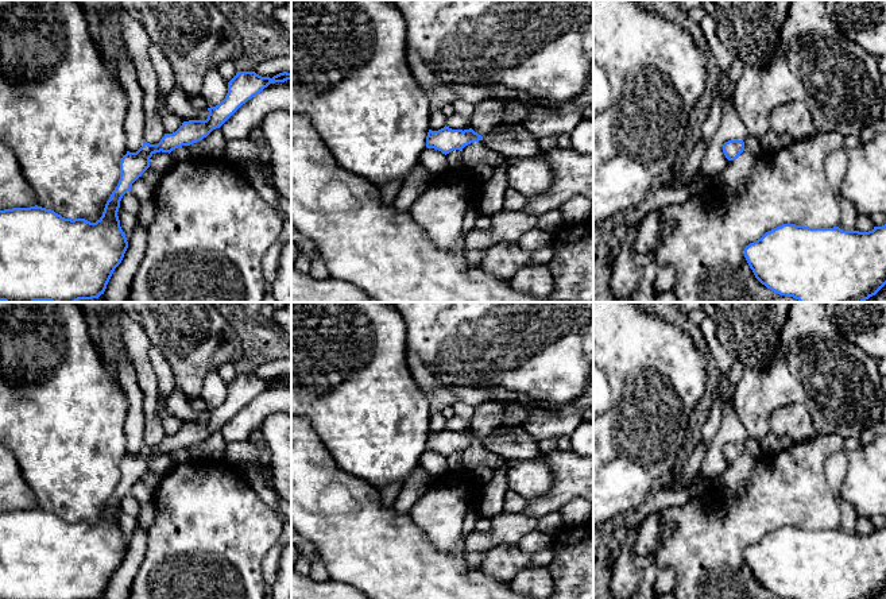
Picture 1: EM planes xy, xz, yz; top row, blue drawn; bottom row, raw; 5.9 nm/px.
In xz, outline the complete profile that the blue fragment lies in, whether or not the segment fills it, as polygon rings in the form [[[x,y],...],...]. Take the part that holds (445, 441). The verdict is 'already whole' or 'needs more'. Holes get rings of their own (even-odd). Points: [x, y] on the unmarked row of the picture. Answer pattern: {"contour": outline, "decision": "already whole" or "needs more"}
{"contour": [[[444,429],[438,433],[429,432],[426,438],[426,449],[441,453],[442,456],[449,456],[453,452],[463,452],[465,448],[483,443],[483,438],[469,432],[452,432]]], "decision": "already whole"}

